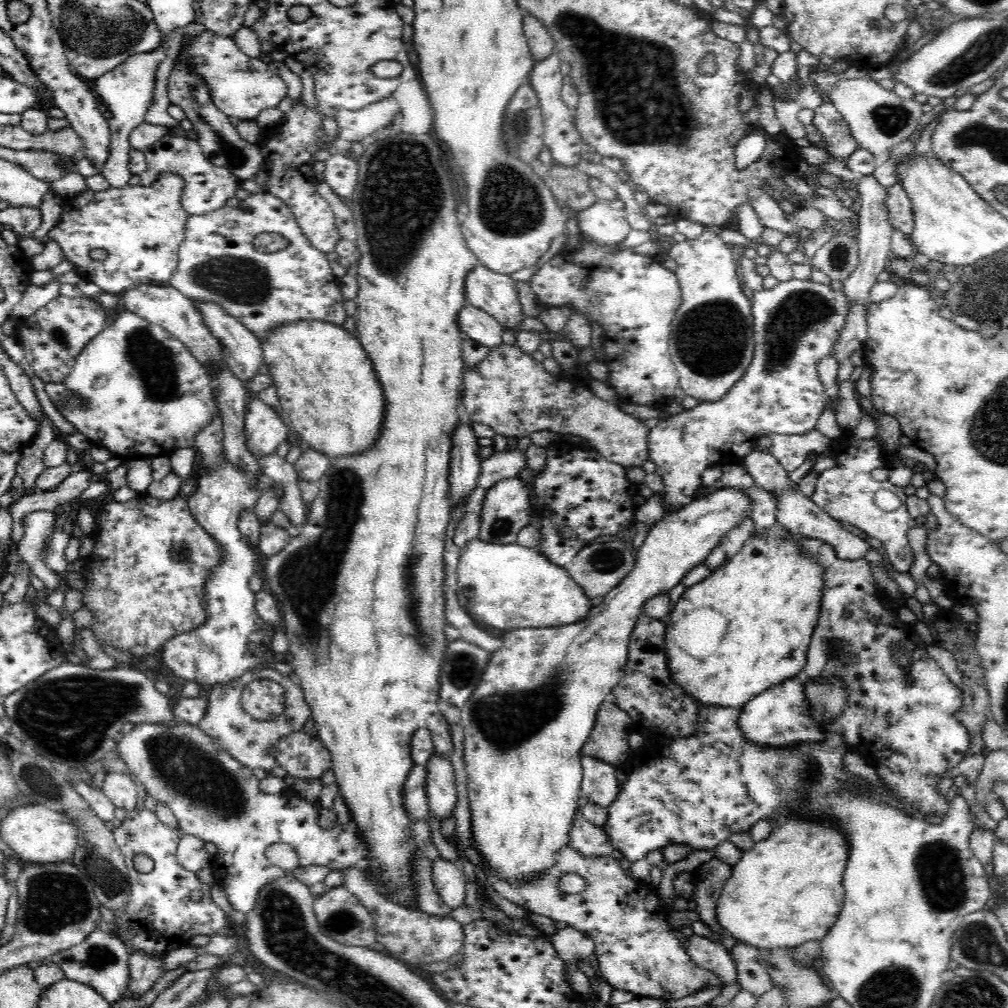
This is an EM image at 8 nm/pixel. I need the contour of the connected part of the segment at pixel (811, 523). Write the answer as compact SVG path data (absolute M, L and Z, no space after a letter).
M757 451L751 455L750 470L756 482L766 492L771 492L777 500L777 523L784 526L790 534L802 535L814 539L824 540L830 544L841 559L859 560L865 558L871 549L865 539L848 532L843 523L834 520L827 511L823 511L815 501L806 497L794 483L790 481L789 472L782 468L782 465L769 453L769 451Z

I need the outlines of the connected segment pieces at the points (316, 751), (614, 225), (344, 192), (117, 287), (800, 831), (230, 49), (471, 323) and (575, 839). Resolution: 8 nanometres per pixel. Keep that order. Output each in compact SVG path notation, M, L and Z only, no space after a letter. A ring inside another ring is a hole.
M304 731L284 736L270 753L276 757L277 764L296 779L321 779L332 764L330 753L323 742Z
M602 201L580 210L576 218L582 237L600 248L622 243L631 230L624 209L610 207Z
M334 150L325 161L325 173L321 180L331 186L332 191L342 200L349 201L358 182L359 166L348 154Z
M164 172L158 176L151 186L129 185L124 189L110 188L104 192L86 188L82 194L61 204L61 219L47 233L46 239L53 240L61 246L64 256L74 264L74 269L82 280L94 282L108 294L120 294L147 278L154 284L167 284L178 264L179 246L184 240L189 217L181 204L183 189L182 178L171 172ZM94 248L106 250L107 257L104 260L91 258L90 252Z
M826 820L786 822L768 840L757 842L748 852L743 853L733 866L732 876L725 882L717 902L717 919L720 926L730 932L737 942L769 951L799 947L812 940L822 940L838 920L838 914L844 904L844 888L840 882L844 876L846 862L848 842L844 834L836 828L836 824Z
M208 29L204 30L200 36L188 42L184 46L185 62L191 67L191 72L202 76L209 89L211 100L220 111L228 117L236 117L240 120L254 120L265 108L277 107L286 96L286 85L280 76L268 69L268 64L260 60L260 57L250 57L244 54L238 43L229 36L220 36L216 32Z
M469 303L458 316L458 327L469 338L489 349L498 348L503 342L503 326L493 316Z
M581 810L572 822L569 846L582 856L611 856L615 851L604 827L584 819Z

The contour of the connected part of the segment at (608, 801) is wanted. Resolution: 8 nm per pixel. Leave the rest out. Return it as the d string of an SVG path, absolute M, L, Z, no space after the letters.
M583 756L581 794L589 801L608 808L618 796L621 783L616 779L616 766L593 756Z

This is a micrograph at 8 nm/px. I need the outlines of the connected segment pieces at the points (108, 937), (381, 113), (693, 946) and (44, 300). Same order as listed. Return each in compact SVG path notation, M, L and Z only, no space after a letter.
M98 928L94 932L90 932L90 936L86 936L80 944L57 952L48 959L55 962L64 971L65 978L90 985L109 1003L112 1003L128 992L130 955L124 941L118 938L114 932L106 933Z
M393 94L362 110L339 108L337 112L333 111L332 117L340 128L338 138L351 143L367 138L379 128L394 126L394 120L399 112L400 105Z
M694 934L684 938L689 958L698 966L713 972L721 980L722 986L728 986L737 980L735 960L722 943Z
M52 280L52 282L40 286L30 283L24 291L22 300L14 306L12 318L17 321L30 318L38 308L44 308L48 302L52 302L54 298L61 295L60 284L58 280Z

